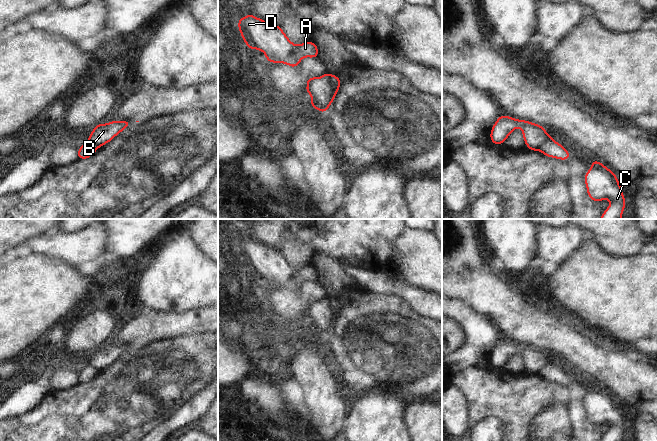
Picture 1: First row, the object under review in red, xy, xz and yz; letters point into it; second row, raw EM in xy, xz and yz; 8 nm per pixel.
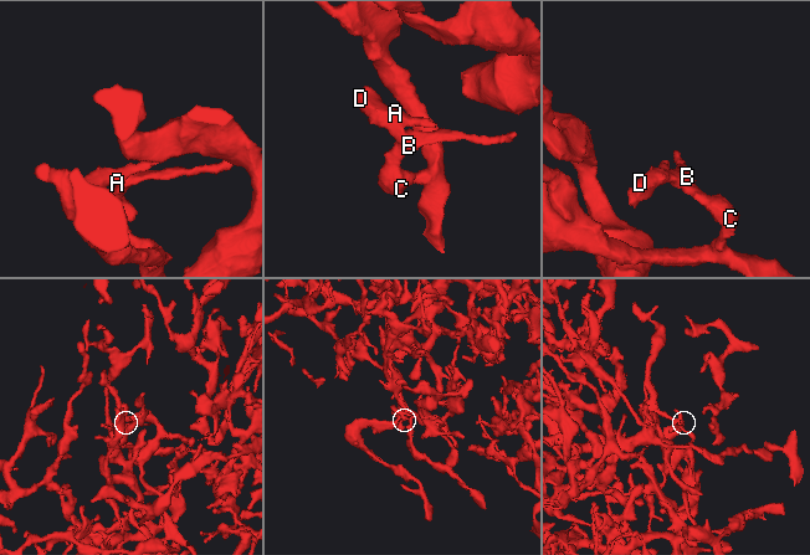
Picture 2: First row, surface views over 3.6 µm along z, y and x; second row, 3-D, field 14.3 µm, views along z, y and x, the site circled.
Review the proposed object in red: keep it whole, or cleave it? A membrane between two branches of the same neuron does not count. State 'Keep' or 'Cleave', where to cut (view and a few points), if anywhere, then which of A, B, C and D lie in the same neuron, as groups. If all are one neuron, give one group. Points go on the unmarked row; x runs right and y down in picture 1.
Cleave. Split along xz (312, 321), (322, 335). Groups: A B D / C.

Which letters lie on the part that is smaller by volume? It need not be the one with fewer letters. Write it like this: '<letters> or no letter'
A, B, D

